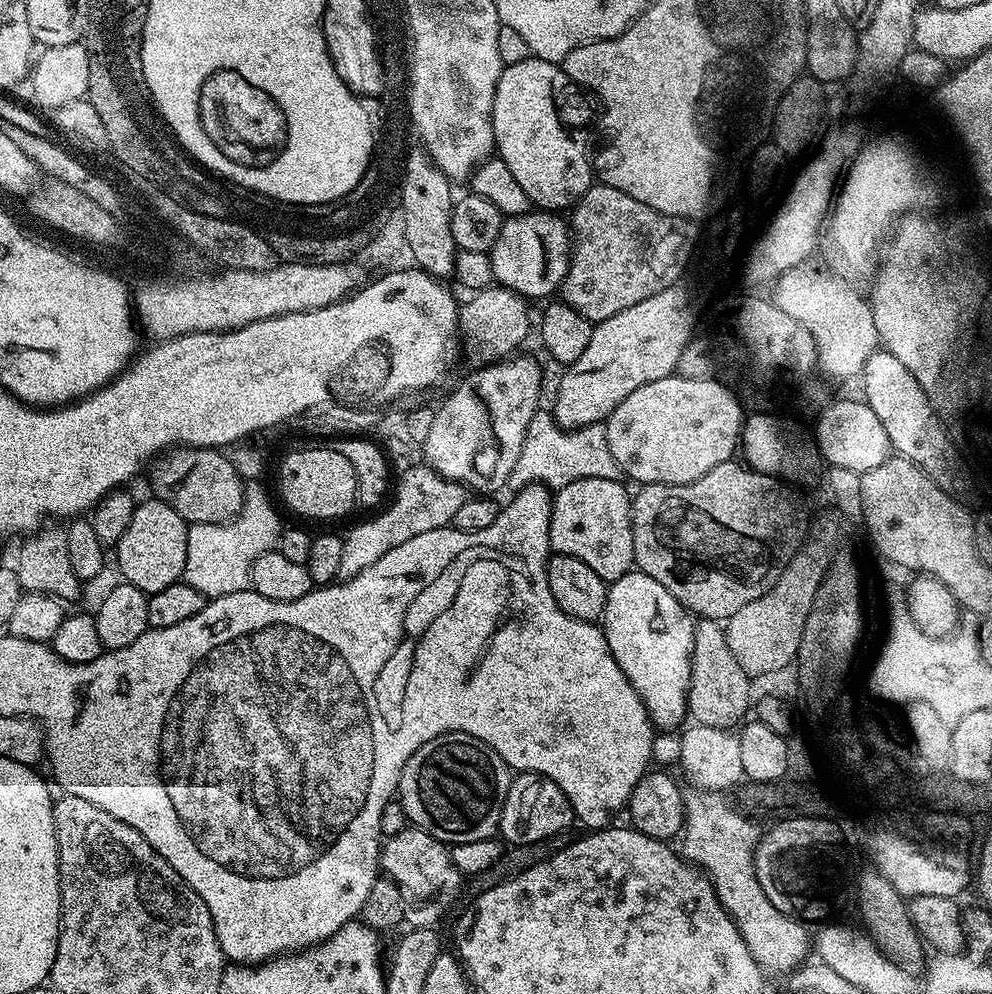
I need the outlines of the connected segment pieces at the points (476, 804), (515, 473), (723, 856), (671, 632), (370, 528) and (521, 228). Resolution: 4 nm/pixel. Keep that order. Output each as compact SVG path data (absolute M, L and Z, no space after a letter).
M447 732L426 742L406 762L400 775L398 803L404 808L415 827L426 830L434 838L449 846L462 842L491 840L497 835L500 815L513 773L503 758L486 747L478 738L465 732Z
M537 411L536 415L532 417L532 420L526 426L526 432L524 434L524 441L522 442L521 449L518 450L518 460L514 462L514 470L510 474L510 478L507 482L507 487L512 490L519 490L524 488L527 484L543 484L545 488L549 490L559 490L562 486L570 486L570 482L578 482L578 478L610 478L611 480L617 479L618 469L613 459L609 456L609 450L605 446L605 434L603 427L600 424L587 424L585 428L569 428L567 430L561 430L560 426L552 419L551 415L547 411Z
M692 790L685 795L684 827L682 829L683 859L699 869L711 881L719 904L728 912L739 936L761 969L765 973L784 972L784 974L791 974L809 959L810 932L808 936L807 930L804 929L807 927L801 921L774 910L774 906L770 906L770 898L766 898L766 894L762 894L762 886L758 886L756 871L752 866L752 853L758 839L758 831L756 832L755 828L757 825L743 811L738 810L733 801L732 805L730 801L724 799L728 798L719 792Z
M629 570L622 578L611 581L607 590L602 631L614 662L644 704L651 723L657 729L679 729L688 710L694 627L689 613L662 582L654 582L639 570Z
M411 466L405 472L399 473L398 480L400 481L397 484L395 481L394 495L391 497L392 505L390 505L390 500L387 507L376 514L381 514L381 516L376 516L373 520L364 520L346 532L339 574L341 581L357 576L362 570L366 570L366 566L378 562L382 554L390 554L394 546L402 546L402 542L410 542L410 538L418 538L418 534L427 534L430 530L438 530L451 525L454 514L458 514L462 502L466 499L464 485L455 484L452 480L436 475L427 466L419 467Z
M529 210L503 221L497 238L487 253L492 279L501 288L509 288L529 301L543 301L557 291L567 272L570 255L570 228L548 210Z

